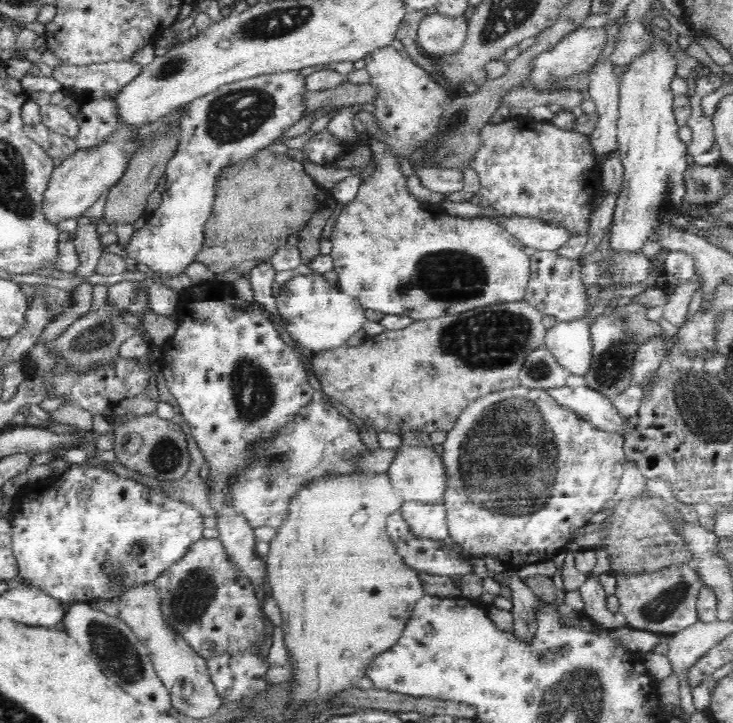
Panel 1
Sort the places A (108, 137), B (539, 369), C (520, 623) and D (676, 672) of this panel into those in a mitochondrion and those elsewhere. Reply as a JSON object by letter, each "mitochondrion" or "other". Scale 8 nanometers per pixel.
{"A":"other","B":"mitochondrion","C":"other","D":"other"}

